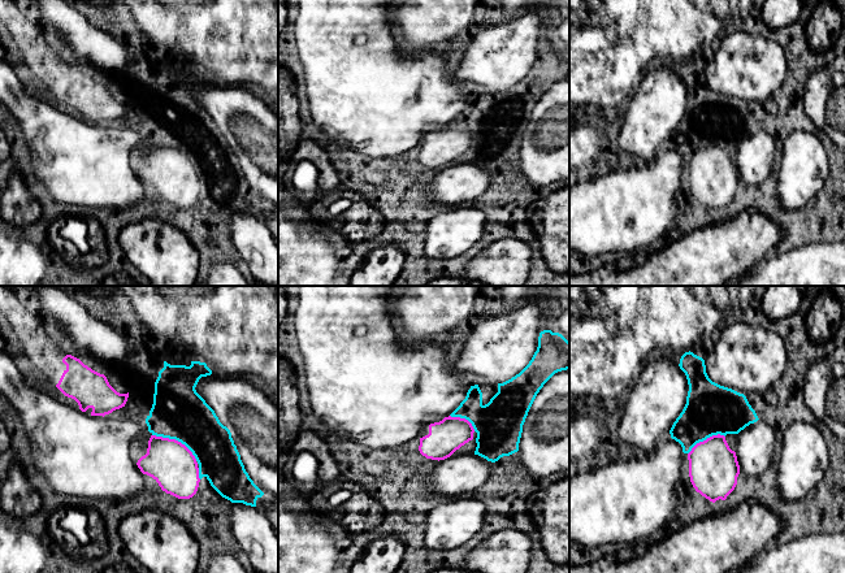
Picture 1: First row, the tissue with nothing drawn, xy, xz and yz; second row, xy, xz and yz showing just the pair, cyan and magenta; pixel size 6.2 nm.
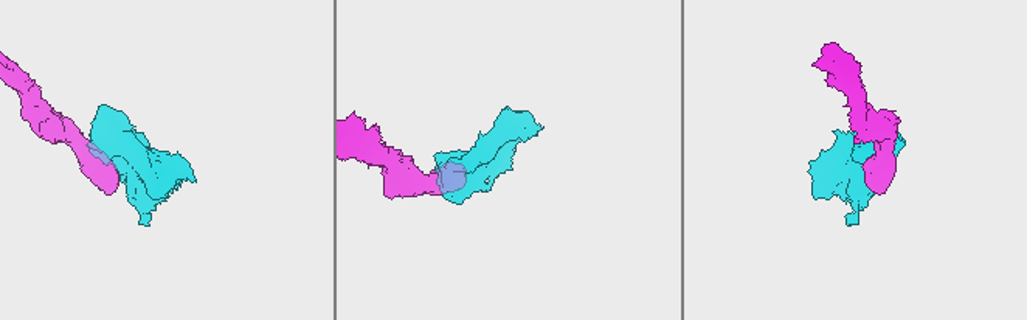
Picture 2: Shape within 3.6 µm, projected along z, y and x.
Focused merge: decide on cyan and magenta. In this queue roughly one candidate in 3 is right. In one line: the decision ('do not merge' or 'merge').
do not merge

